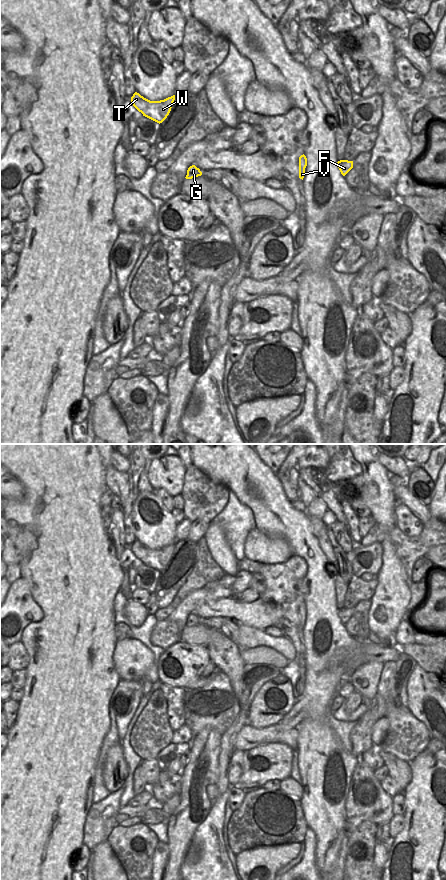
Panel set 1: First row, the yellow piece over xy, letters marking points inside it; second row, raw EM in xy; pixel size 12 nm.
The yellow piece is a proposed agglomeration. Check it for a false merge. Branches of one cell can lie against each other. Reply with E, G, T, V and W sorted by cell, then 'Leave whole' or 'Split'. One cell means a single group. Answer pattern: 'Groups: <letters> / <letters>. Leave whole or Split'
Groups: E G T V W. Leave whole

